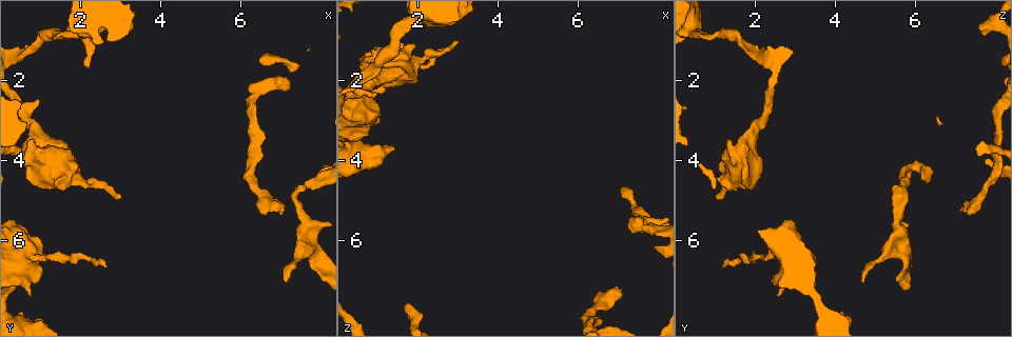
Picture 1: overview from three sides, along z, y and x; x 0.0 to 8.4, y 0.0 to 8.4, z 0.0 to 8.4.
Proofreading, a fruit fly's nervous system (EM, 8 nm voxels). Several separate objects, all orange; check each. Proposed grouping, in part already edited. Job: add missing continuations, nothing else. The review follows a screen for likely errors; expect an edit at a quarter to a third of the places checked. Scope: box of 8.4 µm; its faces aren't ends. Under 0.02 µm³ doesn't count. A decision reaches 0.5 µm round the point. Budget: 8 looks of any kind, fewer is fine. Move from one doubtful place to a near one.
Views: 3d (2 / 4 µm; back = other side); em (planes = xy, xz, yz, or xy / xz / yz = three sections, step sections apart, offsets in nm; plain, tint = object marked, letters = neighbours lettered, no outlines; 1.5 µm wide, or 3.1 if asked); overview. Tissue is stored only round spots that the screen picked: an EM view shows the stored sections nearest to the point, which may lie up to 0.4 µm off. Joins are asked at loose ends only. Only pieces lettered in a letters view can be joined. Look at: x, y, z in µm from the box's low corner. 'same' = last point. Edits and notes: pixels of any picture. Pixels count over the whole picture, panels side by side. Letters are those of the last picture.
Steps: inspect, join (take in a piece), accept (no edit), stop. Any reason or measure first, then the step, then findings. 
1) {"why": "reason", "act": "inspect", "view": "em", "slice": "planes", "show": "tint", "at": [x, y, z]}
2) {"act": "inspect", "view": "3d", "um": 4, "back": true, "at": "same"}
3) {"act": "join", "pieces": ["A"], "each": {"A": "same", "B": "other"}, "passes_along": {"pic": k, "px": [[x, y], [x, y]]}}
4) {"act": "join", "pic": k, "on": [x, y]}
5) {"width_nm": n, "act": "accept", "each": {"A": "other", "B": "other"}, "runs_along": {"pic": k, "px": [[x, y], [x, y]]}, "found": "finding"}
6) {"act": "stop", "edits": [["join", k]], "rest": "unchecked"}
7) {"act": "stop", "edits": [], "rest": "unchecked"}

{"why": "thin end", "act": "inspect", "view": "3d", "um": 4, "back": true, "at": [2.95, 4.85, 1.10]}

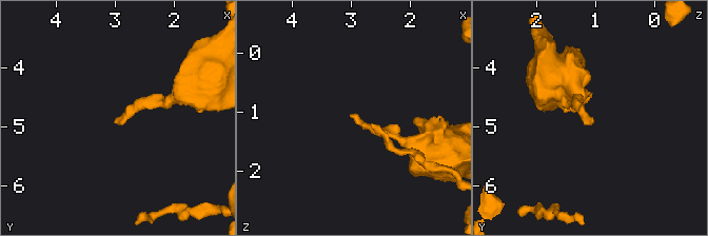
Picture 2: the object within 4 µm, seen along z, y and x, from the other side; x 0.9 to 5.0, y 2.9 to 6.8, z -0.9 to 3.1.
{"why": "need the tissue", "act": "inspect", "view": "em", "slice": "planes", "show": "tint", "at": [3.00, 4.85, 1.05]}

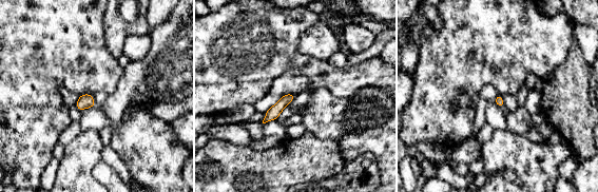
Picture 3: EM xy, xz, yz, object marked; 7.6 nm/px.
{"act": "inspect", "view": "em", "slice": "planes", "show": "letters", "at": "same"}

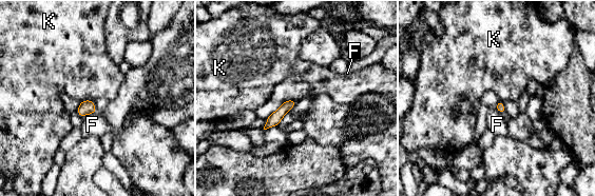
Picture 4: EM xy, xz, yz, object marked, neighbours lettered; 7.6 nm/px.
{"act": "accept", "each": {"F": "other", "K": "other"}, "runs_along": {"pic": 4, "px": [[293, 101], [268, 124]]}, "found": "no lettered piece goes on from it"}

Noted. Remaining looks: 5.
{"why": "branch stops here", "act": "inspect", "view": "3d", "um": 2, "at": [0.55, 3.70, 1.65]}

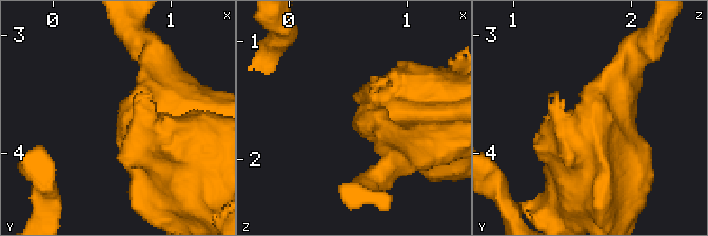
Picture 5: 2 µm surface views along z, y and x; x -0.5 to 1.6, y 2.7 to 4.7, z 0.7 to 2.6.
{"act": "inspect", "view": "em", "slice": "yz", "step": 4, "show": "tint", "at": [0.56, 3.68, 1.72]}

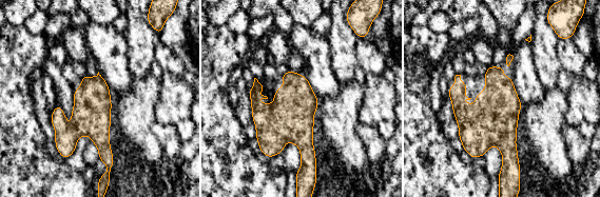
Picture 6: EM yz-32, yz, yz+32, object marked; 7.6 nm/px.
{"why": "another direction", "act": "inspect", "view": "em", "slice": "planes", "show": "letters", "at": "same"}

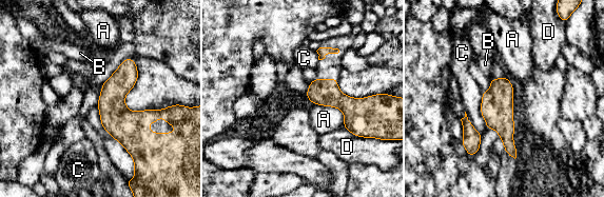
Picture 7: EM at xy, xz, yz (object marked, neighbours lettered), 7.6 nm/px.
{"act": "accept", "each": {"A": "other", "B": "other", "C": "other", "D": "other"}, "border": {"pic": 7, "px": [[313, 103], [338, 107], [344, 127]]}, "found": "no lettered piece goes on from it"}

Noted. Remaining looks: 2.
{"why": "branch stops here", "act": "inspect", "view": "3d", "um": 2, "at": [0.80, 7.35, 2.60]}

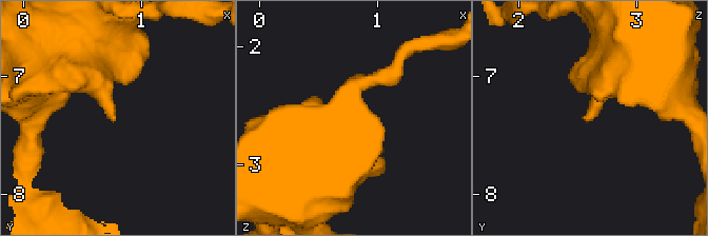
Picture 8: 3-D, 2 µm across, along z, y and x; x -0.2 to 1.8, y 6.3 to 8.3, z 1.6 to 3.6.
{"act": "inspect", "view": "em", "slice": "planes", "show": "letters", "at": [0.76, 7.38, 2.56]}

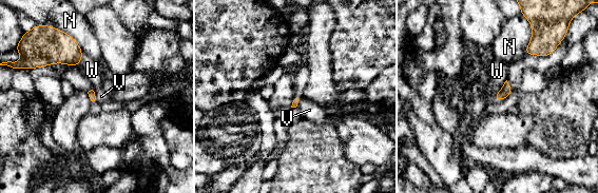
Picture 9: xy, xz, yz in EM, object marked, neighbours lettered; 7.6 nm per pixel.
{"act": "accept", "each": {"N": "other", "V": "other", "W": "other"}, "border": {"pic": 9, "px": [[94, 92], [96, 99]]}, "found": "no lettered piece goes on from it"}

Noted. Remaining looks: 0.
{"act": "stop", "edits": [], "rest": "unchecked"}

